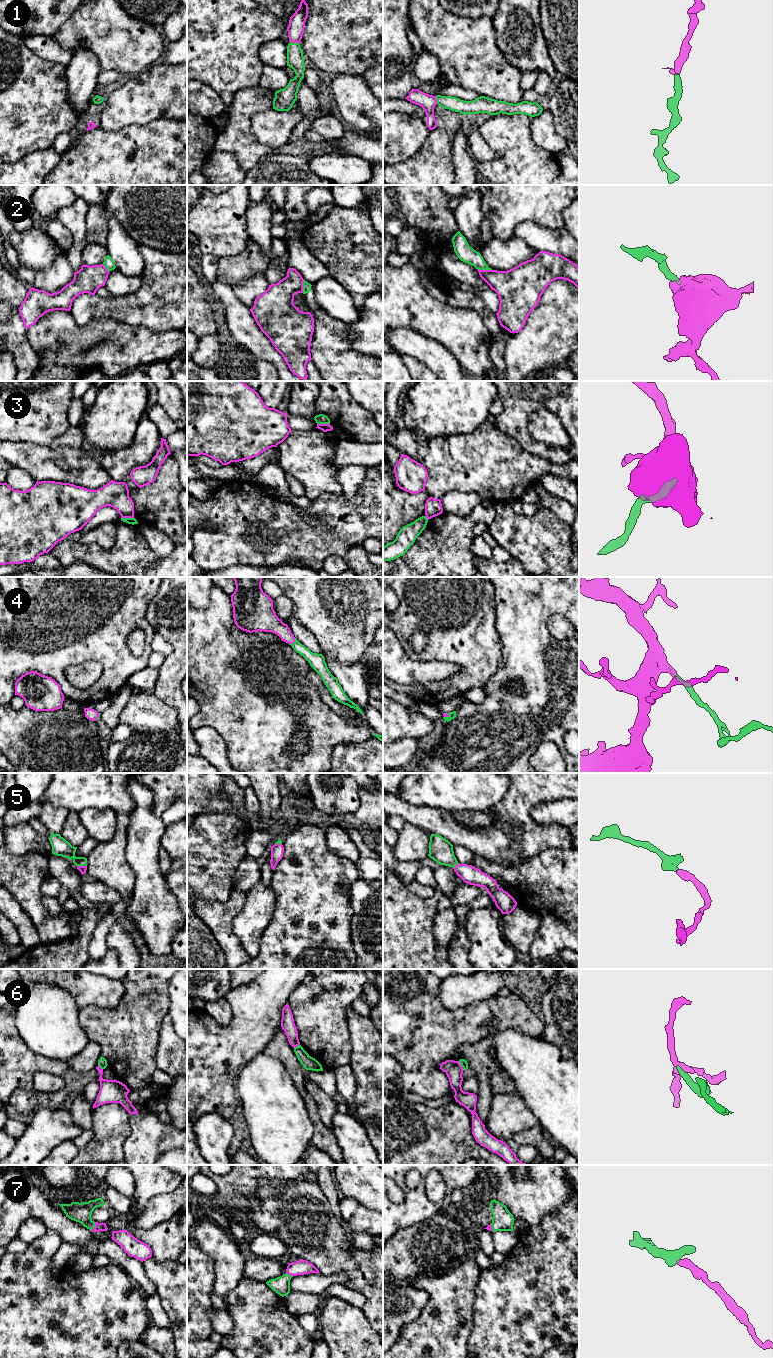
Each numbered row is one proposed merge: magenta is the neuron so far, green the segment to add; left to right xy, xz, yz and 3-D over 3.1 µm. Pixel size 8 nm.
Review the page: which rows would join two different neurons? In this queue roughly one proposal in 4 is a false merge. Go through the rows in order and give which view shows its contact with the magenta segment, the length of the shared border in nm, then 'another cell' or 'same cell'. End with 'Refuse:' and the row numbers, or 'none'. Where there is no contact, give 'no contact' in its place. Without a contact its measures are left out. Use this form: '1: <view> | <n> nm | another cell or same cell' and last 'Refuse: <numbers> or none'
1: xz | 70 nm | same cell
2: yz | 120 nm | another cell
3: xy | 100 nm | another cell
4: xz | 80 nm | same cell
5: xy | 80 nm | same cell
6: yz | 90 nm | another cell
7: xy | 80 nm | same cell
Refuse: 2, 3, 6

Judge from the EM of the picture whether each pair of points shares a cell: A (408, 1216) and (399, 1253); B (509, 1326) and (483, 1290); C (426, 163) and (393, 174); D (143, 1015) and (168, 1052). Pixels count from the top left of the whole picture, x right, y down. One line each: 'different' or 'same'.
A: different
B: same
C: same
D: different

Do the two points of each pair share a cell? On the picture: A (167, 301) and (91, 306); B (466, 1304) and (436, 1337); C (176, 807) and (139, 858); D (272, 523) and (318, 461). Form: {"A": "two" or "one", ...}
{"A": "one", "B": "one", "C": "two", "D": "two"}

